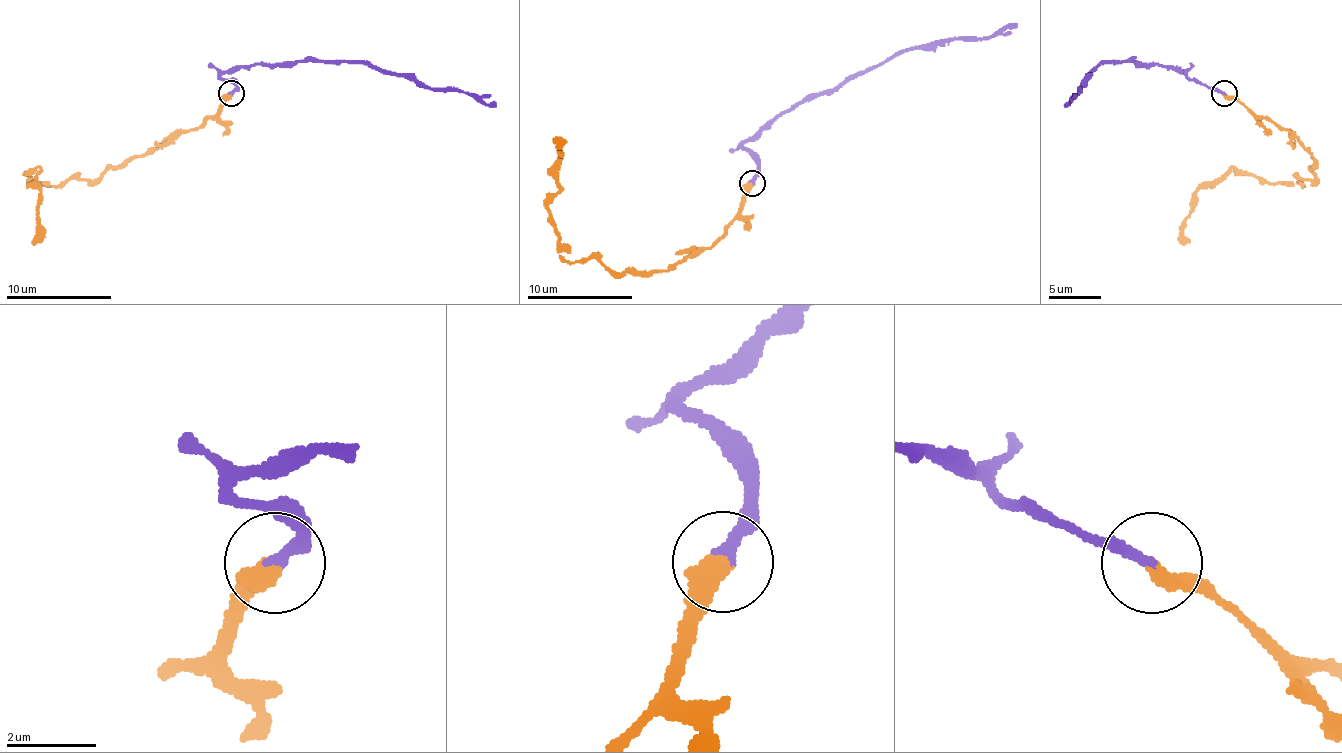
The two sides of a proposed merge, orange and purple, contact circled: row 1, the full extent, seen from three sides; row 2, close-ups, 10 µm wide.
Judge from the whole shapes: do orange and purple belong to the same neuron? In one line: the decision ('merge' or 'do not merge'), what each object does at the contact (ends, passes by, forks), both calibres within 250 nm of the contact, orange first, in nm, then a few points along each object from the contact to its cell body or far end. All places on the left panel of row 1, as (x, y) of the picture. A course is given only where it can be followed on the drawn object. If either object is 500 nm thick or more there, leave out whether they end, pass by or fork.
merge; orange ends there; purple ends there; 440 nm thick on the orange side, 280 nm on the other; orange runs (231, 93), (213, 116), (108, 166), (97, 177), (36, 185), (26, 174), (39, 172), (36, 237), (31, 243); purple runs (231, 93), (237, 87), (221, 77), (258, 64), (368, 61), (495, 106)

